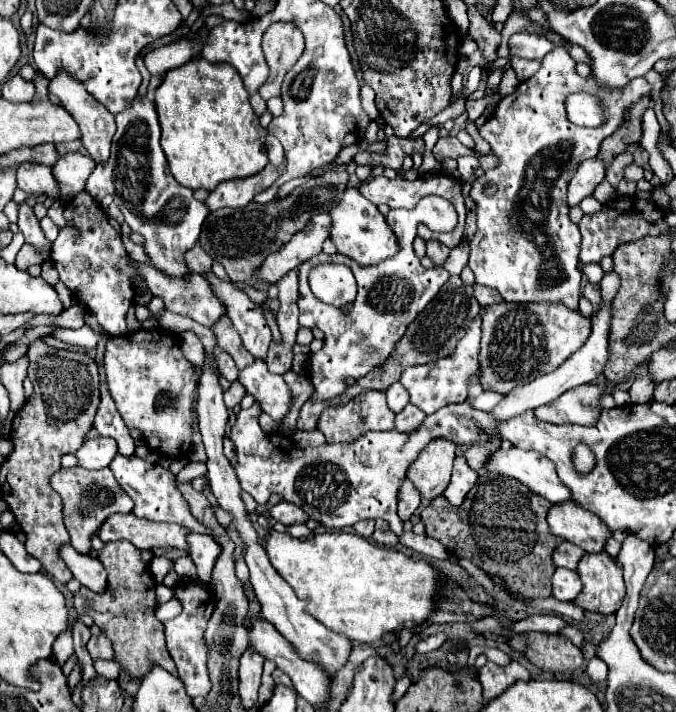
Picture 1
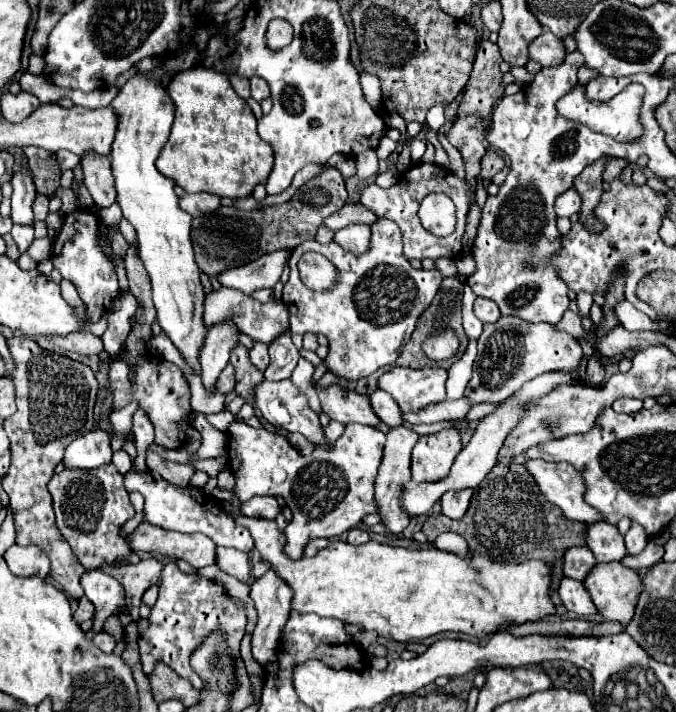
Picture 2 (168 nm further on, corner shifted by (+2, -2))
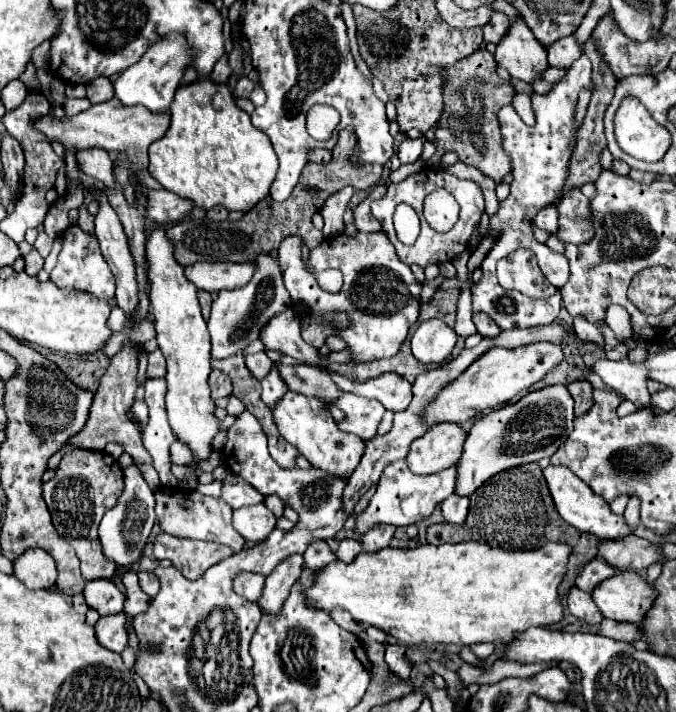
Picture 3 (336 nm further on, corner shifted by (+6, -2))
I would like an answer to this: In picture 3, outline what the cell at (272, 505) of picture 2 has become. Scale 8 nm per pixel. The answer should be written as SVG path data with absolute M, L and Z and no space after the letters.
M228 474L222 480L222 496L220 496L226 504L230 504L232 508L242 508L242 506L254 506L264 502L264 496L252 488L248 482L244 482L244 478L236 476L236 474Z

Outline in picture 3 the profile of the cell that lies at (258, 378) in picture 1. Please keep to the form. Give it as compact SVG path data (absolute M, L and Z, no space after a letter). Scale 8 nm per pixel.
M286 392L286 396L276 404L274 420L280 430L280 434L298 448L298 452L316 468L324 470L326 474L334 474L336 478L348 480L354 468L358 466L360 458L364 456L364 440L360 440L356 434L348 434L338 430L328 404L320 402L318 398L308 398L304 394Z

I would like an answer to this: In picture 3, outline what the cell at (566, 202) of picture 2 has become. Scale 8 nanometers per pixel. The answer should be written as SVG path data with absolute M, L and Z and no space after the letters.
M546 206L544 210L540 210L540 214L536 214L536 218L532 220L534 226L546 230L548 234L554 234L558 228L558 210L556 206Z

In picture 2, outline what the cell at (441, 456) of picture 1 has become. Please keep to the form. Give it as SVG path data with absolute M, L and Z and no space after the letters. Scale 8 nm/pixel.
M440 430L436 434L420 436L412 450L412 480L414 482L444 480L460 450L462 442L456 430Z

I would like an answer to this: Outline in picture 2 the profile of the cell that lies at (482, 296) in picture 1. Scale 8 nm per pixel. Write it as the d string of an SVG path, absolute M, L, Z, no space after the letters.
M476 298L474 302L474 314L482 320L482 322L496 322L500 318L500 310L496 306L496 302L488 300L488 298Z

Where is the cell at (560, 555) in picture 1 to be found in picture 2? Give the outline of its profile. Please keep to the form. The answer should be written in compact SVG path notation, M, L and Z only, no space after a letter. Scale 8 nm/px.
M574 546L572 550L564 552L564 576L584 580L592 566L596 566L596 560L586 546Z

